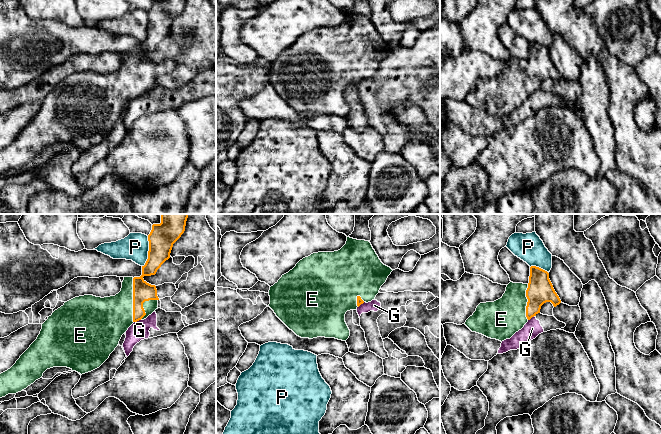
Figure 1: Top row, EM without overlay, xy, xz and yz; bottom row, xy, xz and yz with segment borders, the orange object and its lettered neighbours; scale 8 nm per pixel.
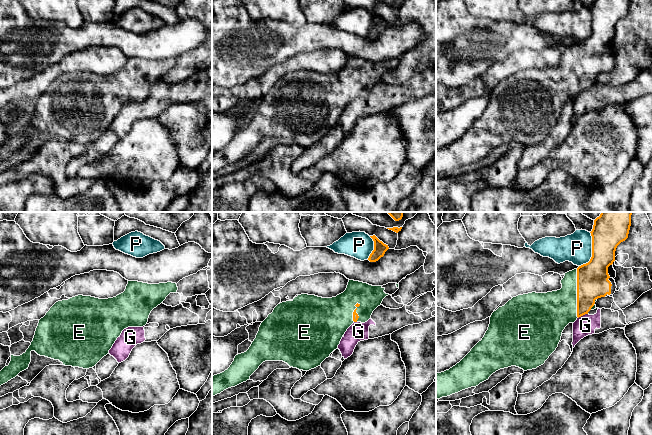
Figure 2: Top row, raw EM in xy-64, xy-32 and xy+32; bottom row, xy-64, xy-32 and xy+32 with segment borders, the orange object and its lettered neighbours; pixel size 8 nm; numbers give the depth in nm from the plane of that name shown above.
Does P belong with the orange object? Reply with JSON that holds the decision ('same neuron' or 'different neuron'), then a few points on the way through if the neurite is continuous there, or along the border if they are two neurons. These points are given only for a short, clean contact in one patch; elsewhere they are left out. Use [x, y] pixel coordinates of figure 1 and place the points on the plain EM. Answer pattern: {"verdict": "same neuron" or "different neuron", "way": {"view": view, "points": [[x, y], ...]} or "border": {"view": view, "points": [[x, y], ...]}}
{"verdict": "different neuron", "border": {"view": "xy", "points": [[148, 12], [148, 34], [142, 42]]}}

